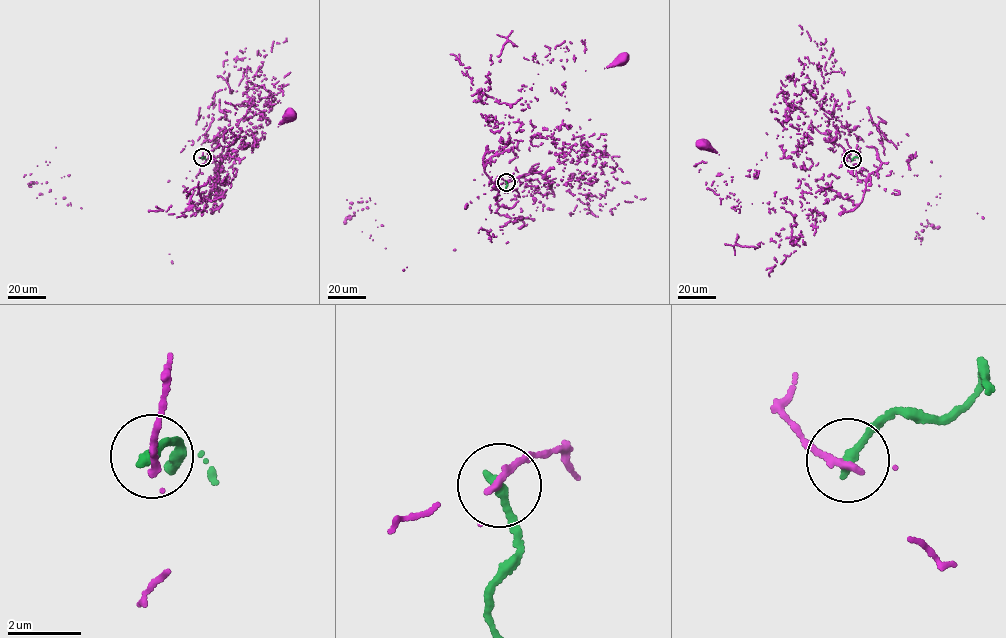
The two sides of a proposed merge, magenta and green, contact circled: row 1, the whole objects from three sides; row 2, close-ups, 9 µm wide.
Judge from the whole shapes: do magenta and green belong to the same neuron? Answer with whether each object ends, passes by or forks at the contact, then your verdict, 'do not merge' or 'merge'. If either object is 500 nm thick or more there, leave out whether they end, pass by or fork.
magenta ends; green ends; do not merge

